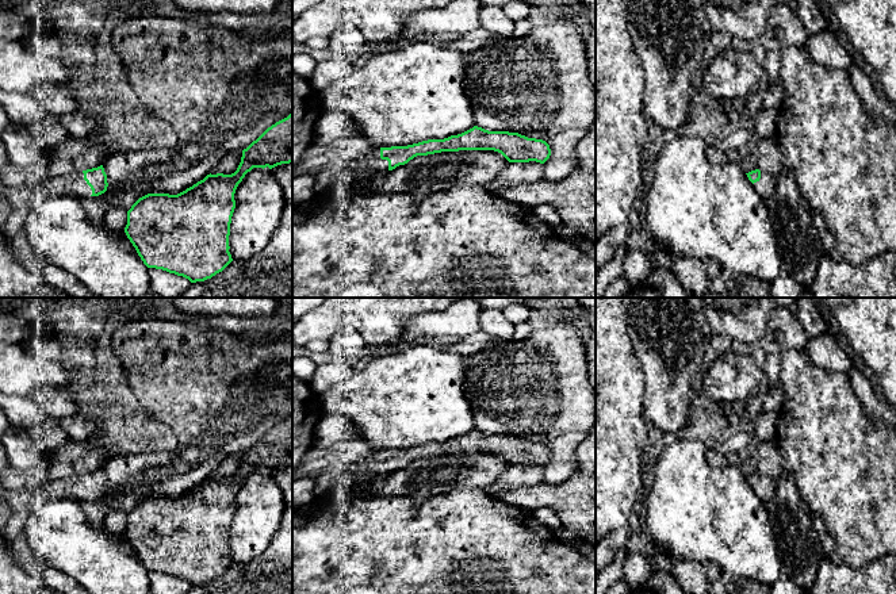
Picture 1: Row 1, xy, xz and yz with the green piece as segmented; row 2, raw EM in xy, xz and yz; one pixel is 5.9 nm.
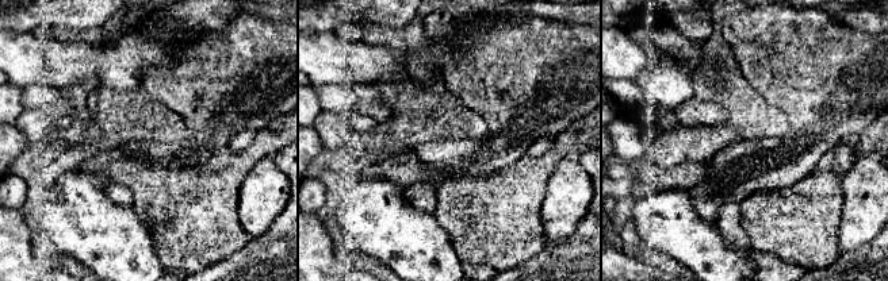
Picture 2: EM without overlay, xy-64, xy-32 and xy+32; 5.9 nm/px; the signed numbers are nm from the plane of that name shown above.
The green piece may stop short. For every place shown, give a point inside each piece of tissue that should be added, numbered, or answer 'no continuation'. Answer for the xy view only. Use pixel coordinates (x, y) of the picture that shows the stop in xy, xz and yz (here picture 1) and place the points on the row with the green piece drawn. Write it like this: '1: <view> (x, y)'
1: xy (73, 184)

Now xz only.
1: xz (372, 165)

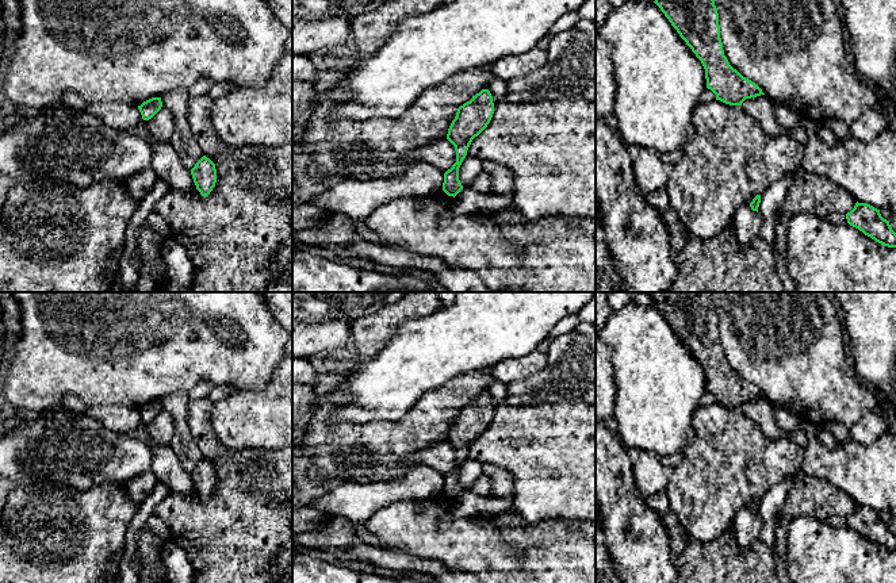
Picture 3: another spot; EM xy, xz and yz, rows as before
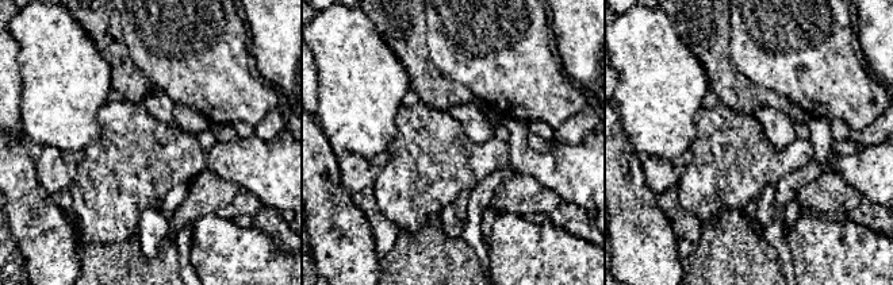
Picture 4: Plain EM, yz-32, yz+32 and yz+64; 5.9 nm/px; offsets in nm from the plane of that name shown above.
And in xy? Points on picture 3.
no continuation

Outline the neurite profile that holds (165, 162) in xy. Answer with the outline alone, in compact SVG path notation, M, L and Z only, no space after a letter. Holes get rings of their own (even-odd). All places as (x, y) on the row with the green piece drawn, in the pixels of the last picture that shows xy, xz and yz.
M142 119L131 133L146 139L153 146L150 166L157 177L164 180L171 189L184 193L191 193L196 189L191 170L180 162L175 147L169 141L154 138L146 127L146 120Z

